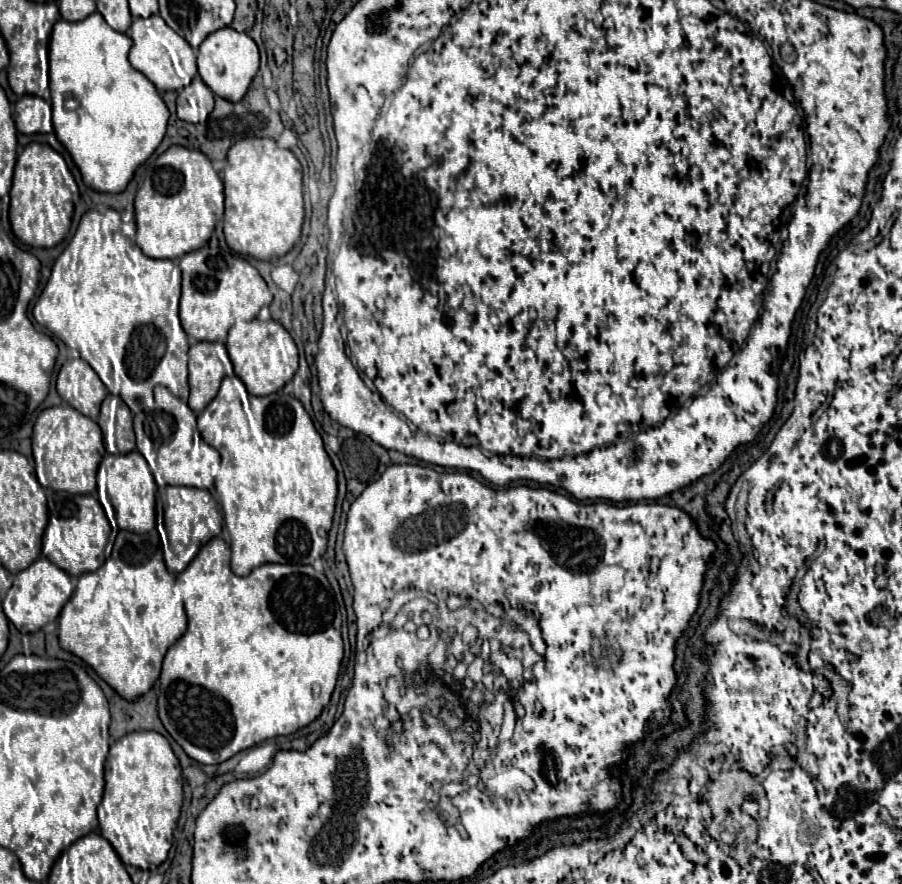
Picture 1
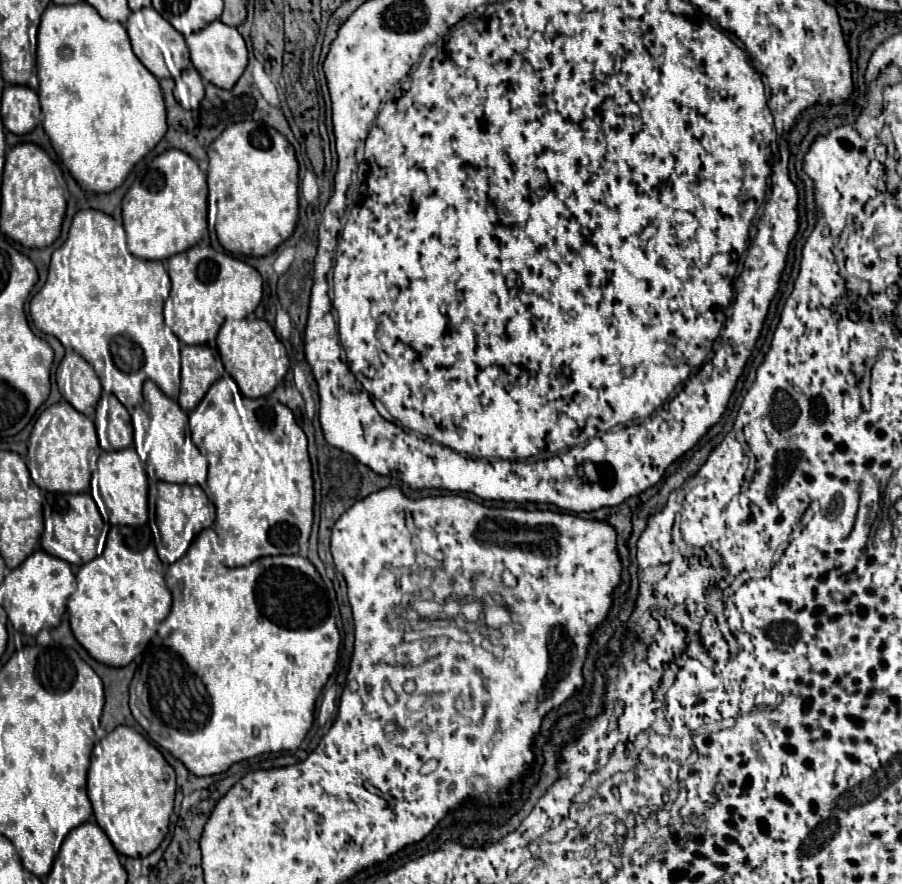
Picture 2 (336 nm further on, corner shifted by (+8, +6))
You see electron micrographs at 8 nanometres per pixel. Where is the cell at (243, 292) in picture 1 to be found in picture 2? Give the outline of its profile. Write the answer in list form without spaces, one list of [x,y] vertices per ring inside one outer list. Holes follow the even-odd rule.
[[[193,246],[181,254],[171,256],[167,260],[167,274],[171,278],[171,294],[165,304],[165,324],[173,330],[173,334],[183,344],[203,344],[203,346],[215,348],[215,338],[221,324],[229,318],[249,316],[259,306],[261,296],[263,296],[263,280],[261,280],[261,274],[253,266],[225,252],[215,252],[211,246],[207,248]]]

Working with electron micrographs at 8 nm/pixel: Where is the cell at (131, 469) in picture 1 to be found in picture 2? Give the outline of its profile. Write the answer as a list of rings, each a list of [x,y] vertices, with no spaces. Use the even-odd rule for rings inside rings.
[[[135,448],[103,452],[97,462],[97,472],[99,487],[90,487],[90,495],[104,521],[97,546],[105,546],[107,534],[112,526],[143,526],[147,522],[147,474]]]

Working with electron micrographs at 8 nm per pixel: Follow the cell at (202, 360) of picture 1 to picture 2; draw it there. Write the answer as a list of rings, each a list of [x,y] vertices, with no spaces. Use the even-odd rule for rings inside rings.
[[[181,346],[181,396],[179,406],[185,412],[195,410],[195,406],[201,402],[201,398],[207,394],[209,386],[225,373],[218,352],[207,346]]]

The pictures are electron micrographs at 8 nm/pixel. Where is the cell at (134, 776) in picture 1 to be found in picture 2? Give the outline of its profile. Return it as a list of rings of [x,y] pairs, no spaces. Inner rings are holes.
[[[117,726],[94,746],[87,792],[97,824],[119,854],[145,858],[163,842],[173,812],[175,772],[135,728]]]

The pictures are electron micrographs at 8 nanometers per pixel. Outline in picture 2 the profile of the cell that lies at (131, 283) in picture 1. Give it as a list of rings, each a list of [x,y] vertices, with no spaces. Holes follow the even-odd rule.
[[[79,210],[71,222],[65,244],[53,252],[49,278],[31,298],[29,310],[37,330],[59,340],[67,336],[71,348],[95,368],[103,390],[115,394],[119,402],[131,410],[139,402],[145,380],[153,380],[169,398],[179,398],[179,338],[163,322],[163,304],[169,290],[171,280],[163,262],[141,260],[127,250],[122,222],[99,210]]]

